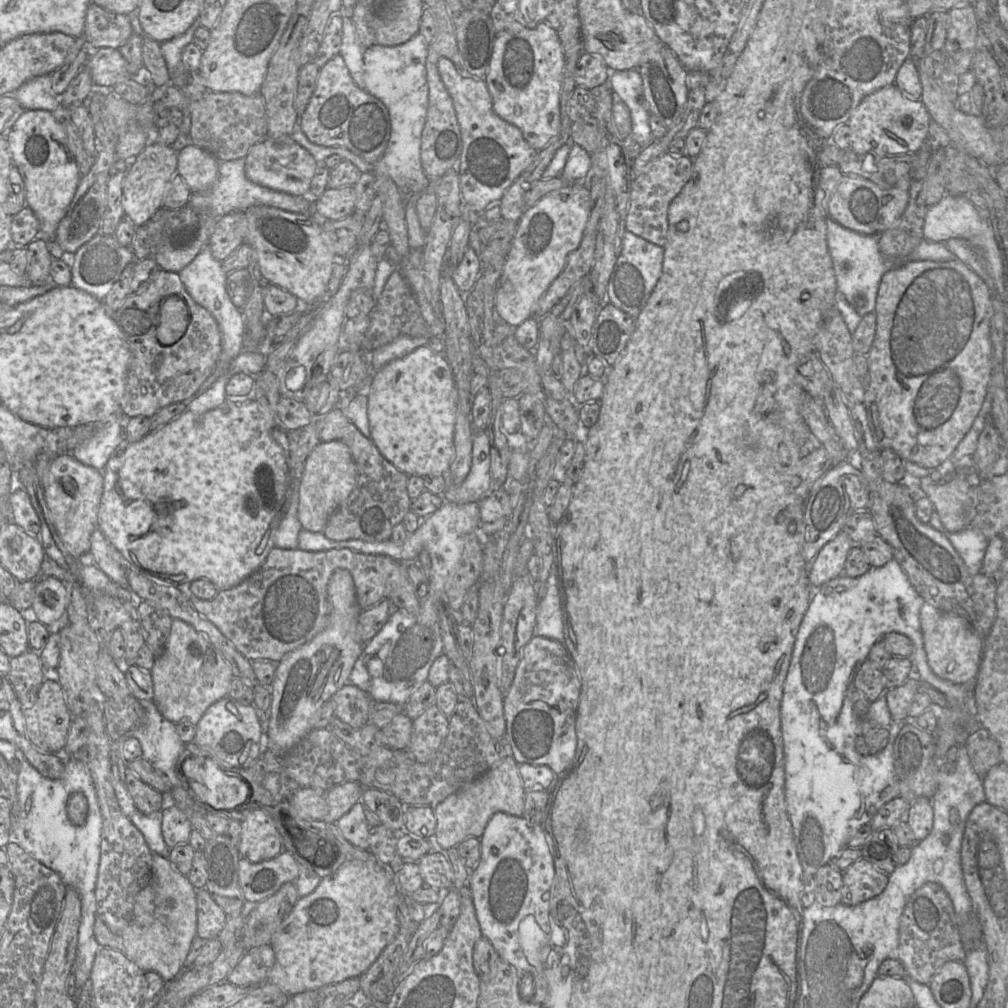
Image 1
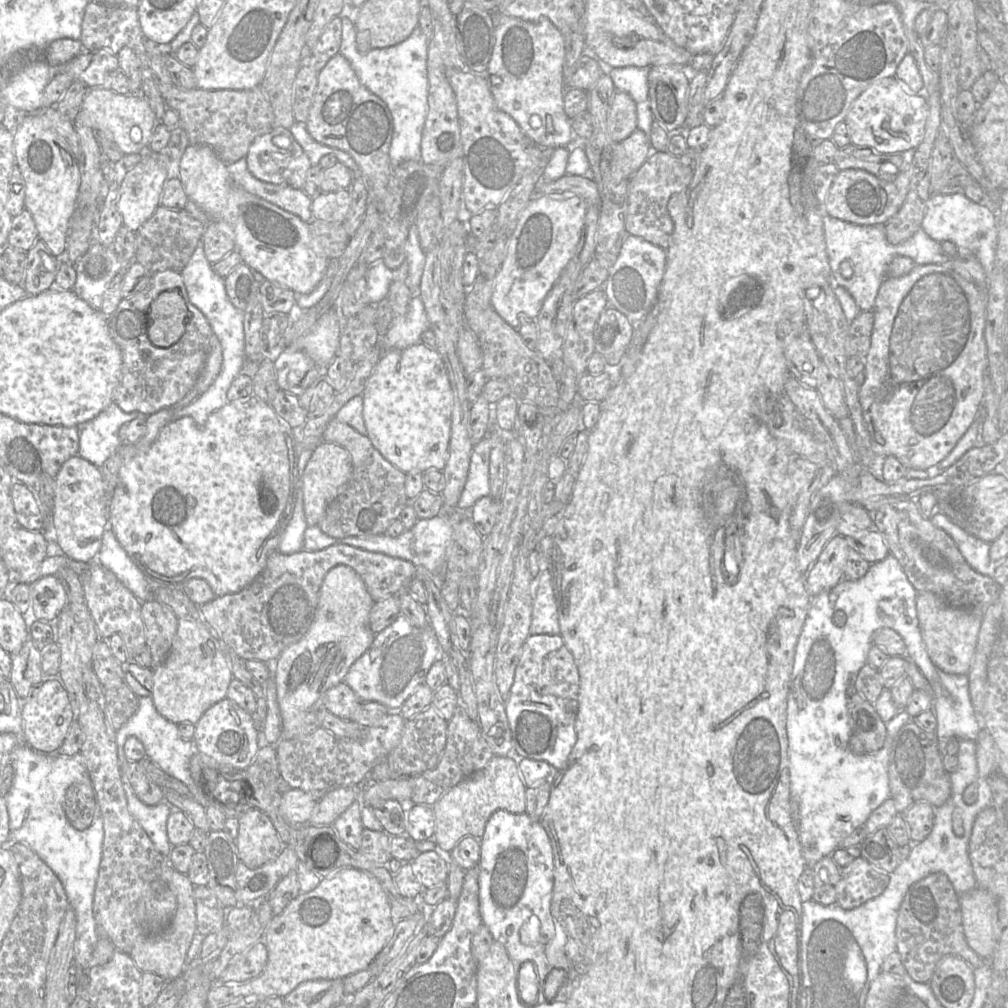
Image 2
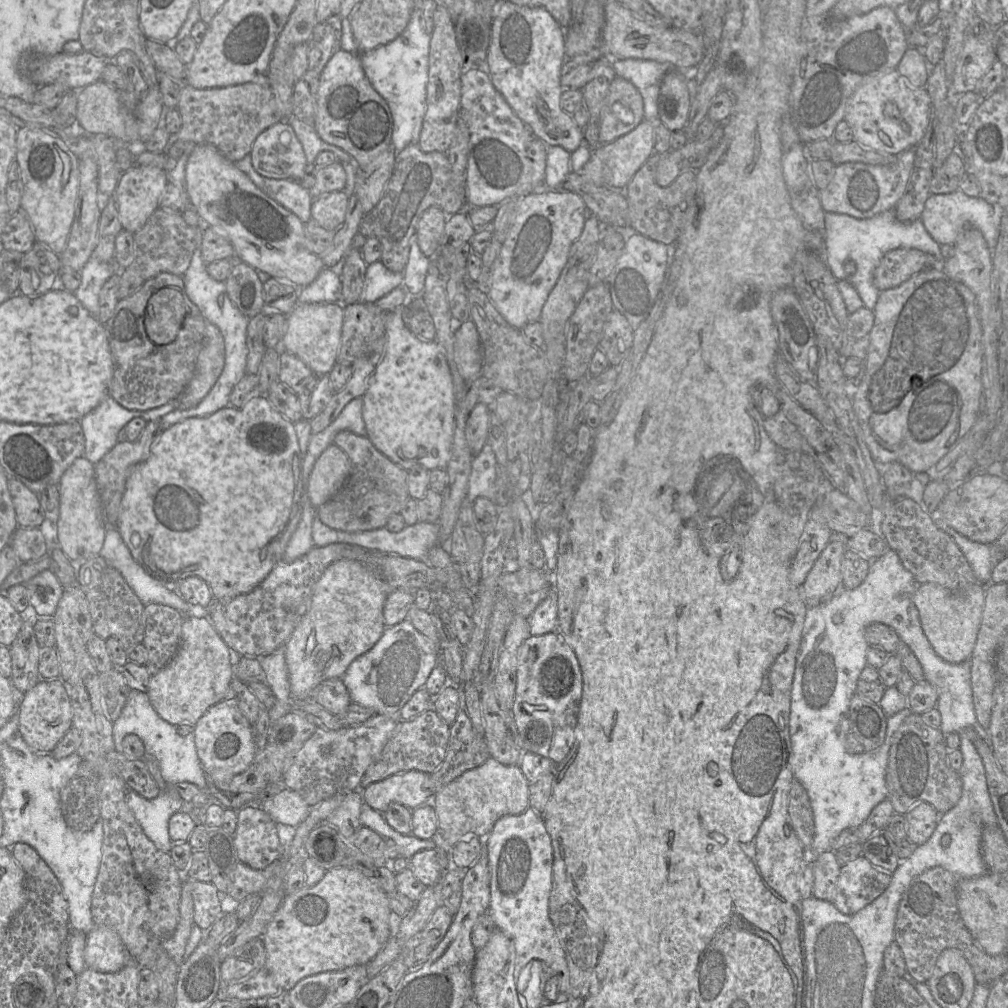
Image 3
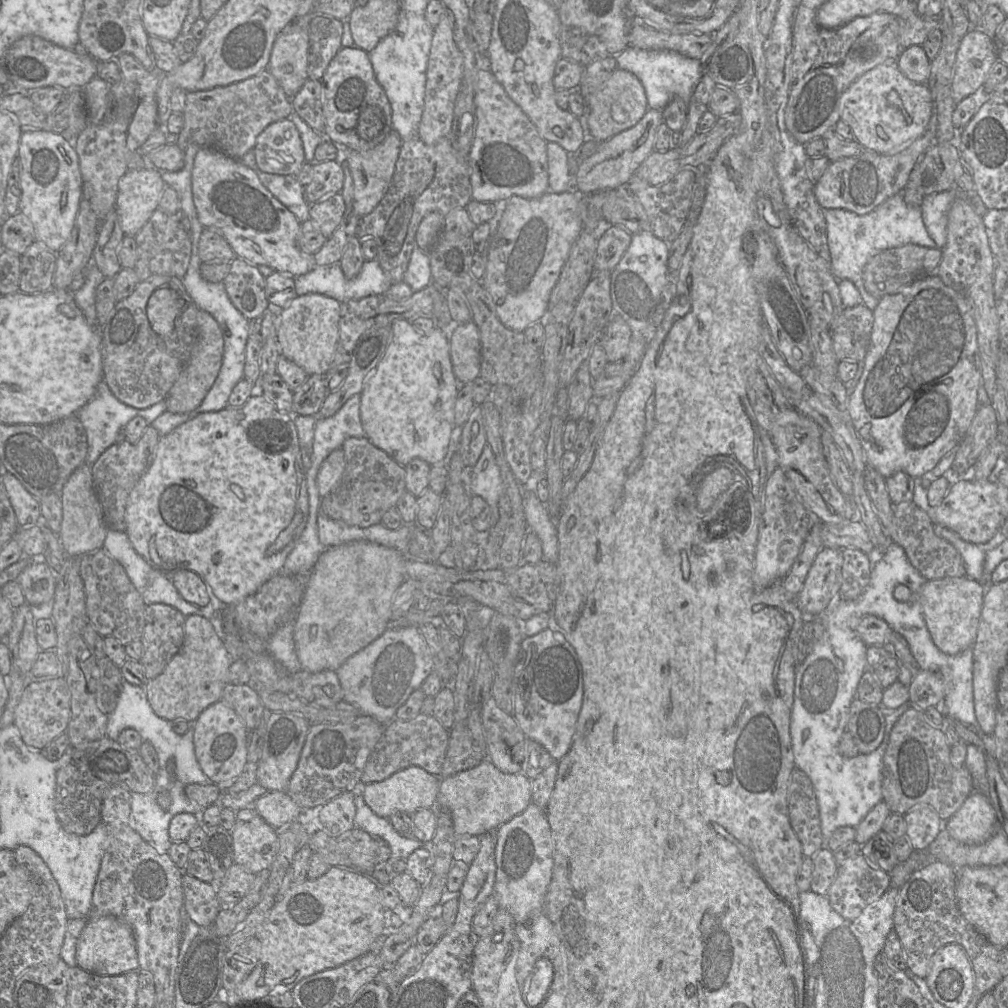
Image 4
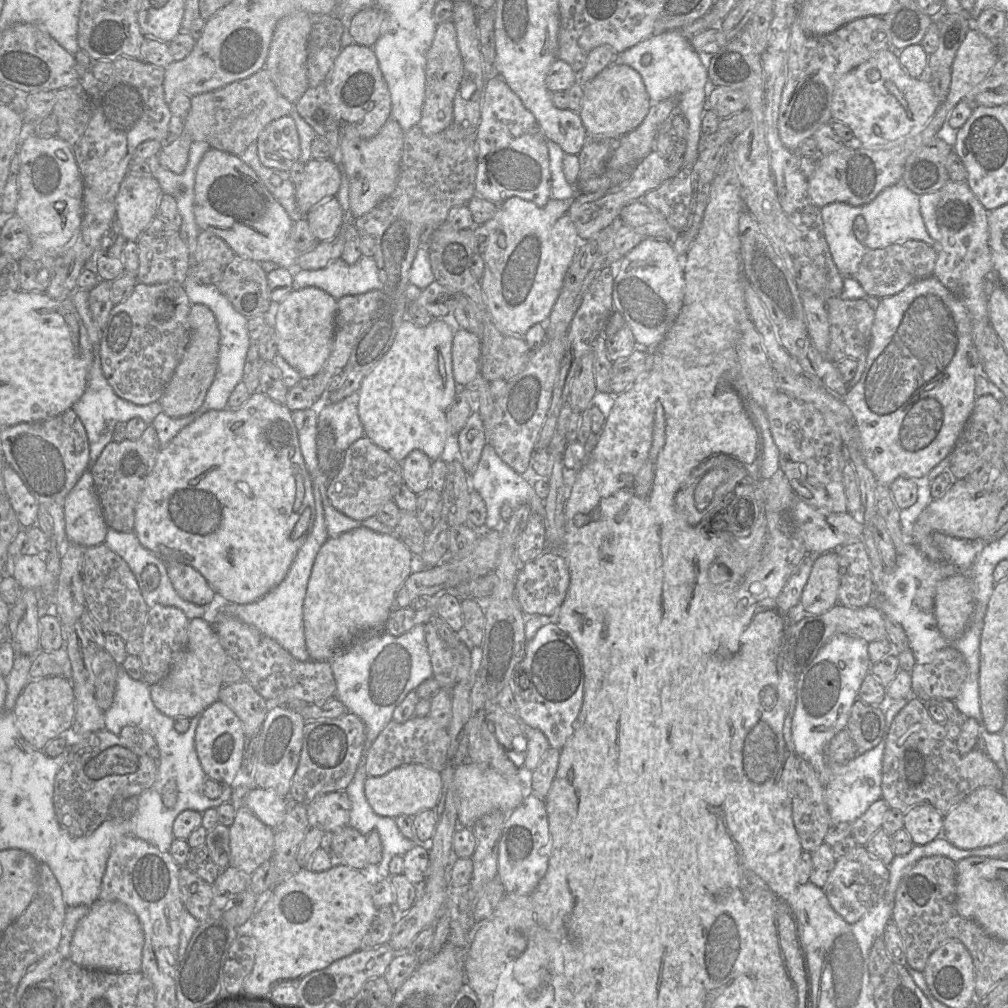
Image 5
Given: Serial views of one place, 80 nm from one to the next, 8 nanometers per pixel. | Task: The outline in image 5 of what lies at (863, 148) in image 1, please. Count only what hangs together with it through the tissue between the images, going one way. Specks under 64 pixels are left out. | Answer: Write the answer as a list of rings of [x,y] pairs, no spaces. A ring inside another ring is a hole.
[[[889,48],[837,80],[831,114],[852,130],[855,143],[866,148],[913,136],[927,124],[940,104],[930,83],[911,77],[899,62],[898,51]]]

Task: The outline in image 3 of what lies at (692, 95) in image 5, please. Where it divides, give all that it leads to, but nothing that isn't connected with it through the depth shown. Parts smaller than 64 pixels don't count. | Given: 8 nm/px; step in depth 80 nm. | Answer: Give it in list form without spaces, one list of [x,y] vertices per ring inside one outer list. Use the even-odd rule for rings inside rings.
[[[613,60],[616,76],[630,81],[640,92],[644,103],[644,119],[656,122],[658,119],[658,96],[663,77],[674,67],[669,63],[653,60]]]

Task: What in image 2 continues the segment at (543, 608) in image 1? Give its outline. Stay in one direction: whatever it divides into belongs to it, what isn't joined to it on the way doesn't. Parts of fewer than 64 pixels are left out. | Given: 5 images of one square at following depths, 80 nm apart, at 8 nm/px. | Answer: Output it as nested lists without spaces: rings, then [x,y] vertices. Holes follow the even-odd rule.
[[[549,560],[549,567],[547,569],[541,569],[537,577],[532,578],[530,584],[530,591],[533,599],[530,633],[537,634],[537,635],[538,634],[558,635],[560,633],[560,627],[558,621],[557,602],[556,602],[555,591],[554,591],[554,568],[552,564],[550,564],[550,560]]]

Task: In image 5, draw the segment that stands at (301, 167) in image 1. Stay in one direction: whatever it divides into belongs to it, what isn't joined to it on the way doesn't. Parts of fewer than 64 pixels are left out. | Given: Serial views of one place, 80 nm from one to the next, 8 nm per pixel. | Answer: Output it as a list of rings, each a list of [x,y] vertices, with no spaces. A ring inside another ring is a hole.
[[[290,115],[272,121],[258,136],[257,152],[267,168],[290,171],[300,161],[300,141]]]

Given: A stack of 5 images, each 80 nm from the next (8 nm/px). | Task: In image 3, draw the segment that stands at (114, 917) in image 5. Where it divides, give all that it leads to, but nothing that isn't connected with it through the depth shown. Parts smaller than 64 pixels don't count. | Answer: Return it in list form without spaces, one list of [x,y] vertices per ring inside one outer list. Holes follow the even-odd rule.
[[[95,926],[86,936],[86,967],[101,973],[114,973],[133,962],[119,935],[104,926]]]

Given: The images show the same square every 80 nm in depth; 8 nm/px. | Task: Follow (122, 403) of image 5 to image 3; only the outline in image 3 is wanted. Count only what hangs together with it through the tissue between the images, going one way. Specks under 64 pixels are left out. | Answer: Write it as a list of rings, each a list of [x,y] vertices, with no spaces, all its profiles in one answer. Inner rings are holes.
[[[107,394],[96,408],[80,420],[85,438],[83,457],[93,465],[97,464],[118,443],[119,431],[133,418],[142,418],[146,422],[159,421],[176,409],[178,400],[147,411],[129,410]]]

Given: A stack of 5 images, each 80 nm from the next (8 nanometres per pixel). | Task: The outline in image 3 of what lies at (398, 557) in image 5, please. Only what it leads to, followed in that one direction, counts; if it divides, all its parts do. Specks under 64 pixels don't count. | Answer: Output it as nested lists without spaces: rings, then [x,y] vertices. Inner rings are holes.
[[[339,560],[330,564],[313,588],[308,612],[284,646],[291,695],[307,699],[321,682],[341,678],[349,665],[369,651],[383,634],[387,585],[362,563]]]

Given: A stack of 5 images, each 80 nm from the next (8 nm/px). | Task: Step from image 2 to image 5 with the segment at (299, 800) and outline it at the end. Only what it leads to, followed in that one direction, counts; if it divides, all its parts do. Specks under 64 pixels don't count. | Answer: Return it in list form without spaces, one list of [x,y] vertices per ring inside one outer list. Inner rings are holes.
[[[252,787],[243,804],[264,824],[270,828],[277,828],[284,821],[291,802],[295,801],[281,797],[274,790]]]

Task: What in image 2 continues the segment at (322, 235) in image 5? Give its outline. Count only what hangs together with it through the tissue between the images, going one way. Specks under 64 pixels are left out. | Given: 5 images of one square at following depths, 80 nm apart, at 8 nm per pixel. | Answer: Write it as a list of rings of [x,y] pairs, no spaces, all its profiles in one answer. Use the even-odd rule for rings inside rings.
[[[351,191],[322,192],[312,197],[312,218],[343,223],[351,207]]]

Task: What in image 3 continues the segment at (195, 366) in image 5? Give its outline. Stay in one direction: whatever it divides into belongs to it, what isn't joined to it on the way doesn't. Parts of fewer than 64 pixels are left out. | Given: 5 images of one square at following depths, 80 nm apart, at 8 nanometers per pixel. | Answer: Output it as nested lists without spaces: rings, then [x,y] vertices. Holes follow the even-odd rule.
[[[206,321],[204,342],[196,368],[188,385],[178,398],[178,409],[197,406],[218,380],[225,363],[223,336],[214,324]]]

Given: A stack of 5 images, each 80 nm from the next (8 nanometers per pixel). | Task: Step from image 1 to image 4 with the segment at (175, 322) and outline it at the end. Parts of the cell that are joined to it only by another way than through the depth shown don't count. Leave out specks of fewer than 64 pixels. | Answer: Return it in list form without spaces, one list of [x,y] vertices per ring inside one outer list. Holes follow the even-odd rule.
[[[171,288],[155,290],[150,296],[146,313],[152,330],[160,337],[169,335],[180,314],[180,296]]]

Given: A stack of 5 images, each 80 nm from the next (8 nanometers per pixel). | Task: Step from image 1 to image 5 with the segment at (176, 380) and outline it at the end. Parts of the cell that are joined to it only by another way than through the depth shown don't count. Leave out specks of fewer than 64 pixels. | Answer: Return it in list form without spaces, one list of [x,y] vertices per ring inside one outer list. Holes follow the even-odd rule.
[[[174,281],[153,285],[137,282],[132,294],[113,306],[101,330],[100,359],[103,374],[117,396],[141,406],[160,400],[191,340],[188,321],[191,306],[183,285]],[[160,297],[167,297],[174,305],[169,319],[158,320],[154,316],[154,306]]]

